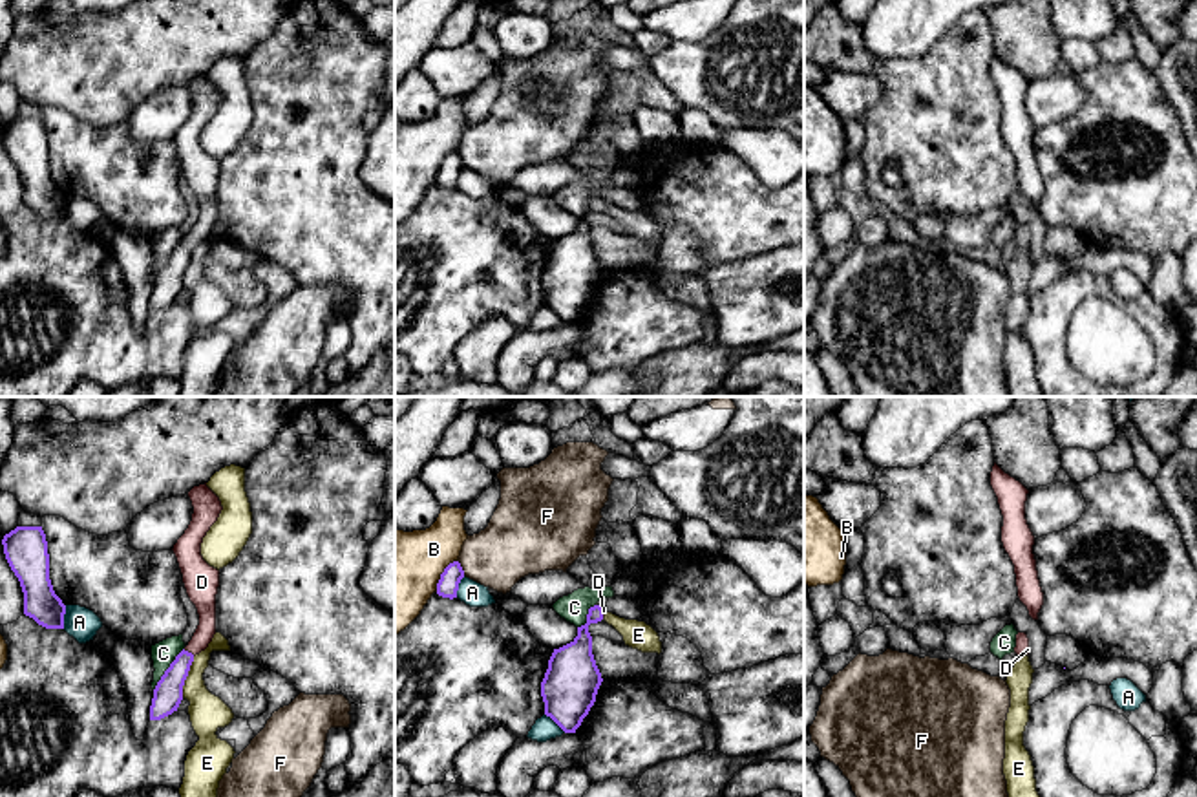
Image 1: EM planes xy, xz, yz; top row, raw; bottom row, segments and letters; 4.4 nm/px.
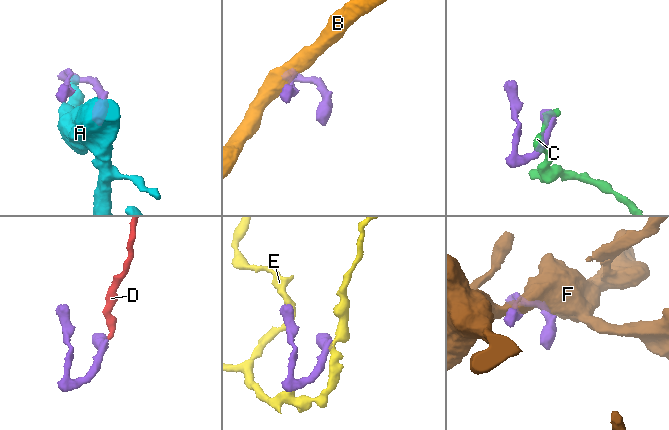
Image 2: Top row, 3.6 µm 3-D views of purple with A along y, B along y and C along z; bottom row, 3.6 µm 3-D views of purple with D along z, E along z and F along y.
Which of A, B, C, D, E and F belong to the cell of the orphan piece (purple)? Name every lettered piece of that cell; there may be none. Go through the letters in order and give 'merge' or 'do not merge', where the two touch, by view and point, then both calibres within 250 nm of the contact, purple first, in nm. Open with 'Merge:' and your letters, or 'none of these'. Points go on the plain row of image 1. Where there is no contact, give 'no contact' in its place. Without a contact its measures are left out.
Merge: D
A: do not merge | xy (63, 207) | 150/140 nm
B: do not merge | xz (441, 165) | 90/360 nm
C: do not merge | xy (167, 260) | 130/110 nm
D: merge | xy (187, 242) | 130/100 nm
E: do not merge | xy (187, 265) | 130/160 nm
F: do not merge | xz (461, 159) | 90/280 nm

